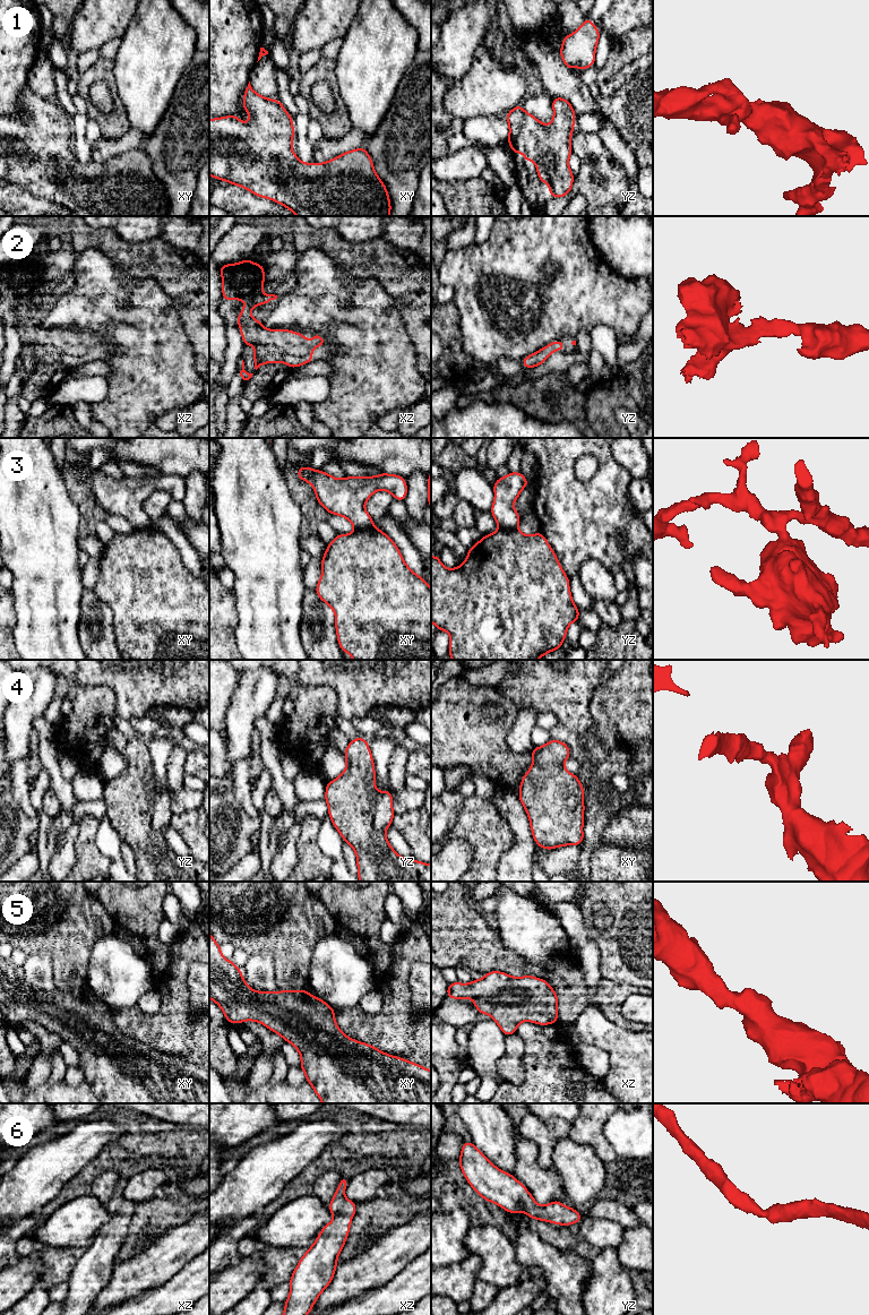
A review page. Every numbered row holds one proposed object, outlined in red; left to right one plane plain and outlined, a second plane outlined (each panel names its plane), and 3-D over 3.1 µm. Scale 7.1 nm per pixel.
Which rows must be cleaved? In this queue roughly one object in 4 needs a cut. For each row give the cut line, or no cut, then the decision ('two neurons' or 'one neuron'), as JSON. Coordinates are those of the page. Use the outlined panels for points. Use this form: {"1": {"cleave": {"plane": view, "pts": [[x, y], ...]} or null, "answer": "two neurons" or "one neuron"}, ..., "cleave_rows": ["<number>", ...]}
{"1": {"cleave": null, "answer": "one neuron"}, "2": {"cleave": null, "answer": "one neuron"}, "3": {"cleave": {"plane": "yz", "pts": [[499, 527], [516, 529]]}, "answer": "two neurons"}, "4": {"cleave": null, "answer": "one neuron"}, "5": {"cleave": null, "answer": "one neuron"}, "6": {"cleave": null, "answer": "one neuron"}, "cleave_rows": ["3"]}

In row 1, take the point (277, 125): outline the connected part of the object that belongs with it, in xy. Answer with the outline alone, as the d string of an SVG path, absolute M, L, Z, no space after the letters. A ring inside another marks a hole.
M250 81L248 87L243 93L244 101L241 103L241 106L248 111L248 115L250 118L249 123L242 123L239 120L239 117L227 115L216 119L209 119L209 175L216 178L217 180L227 181L231 184L239 186L246 188L251 194L257 197L264 197L270 200L274 200L287 209L293 212L296 216L389 216L392 210L392 205L389 200L389 195L387 192L385 183L377 175L372 160L368 154L364 147L352 149L345 152L333 160L327 161L326 163L302 163L292 151L292 143L294 137L294 128L292 117L286 112L283 104L277 100L268 100L259 94L257 94Z

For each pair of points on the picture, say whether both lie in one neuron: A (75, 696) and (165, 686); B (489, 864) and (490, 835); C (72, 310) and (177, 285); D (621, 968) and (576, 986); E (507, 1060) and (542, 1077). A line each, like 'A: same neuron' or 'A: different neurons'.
A: different neurons
B: same neuron
C: different neurons
D: different neurons
E: different neurons

